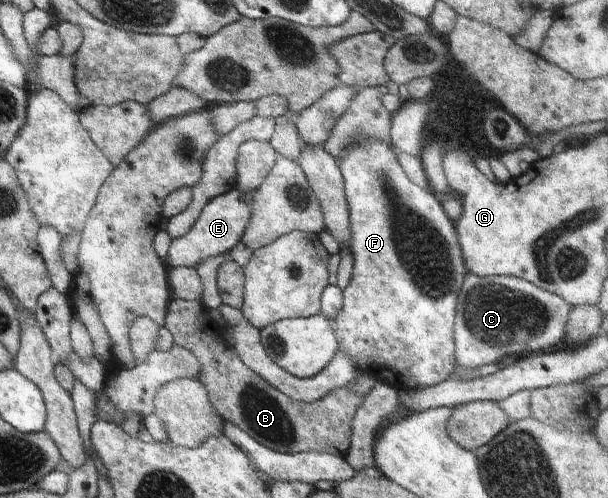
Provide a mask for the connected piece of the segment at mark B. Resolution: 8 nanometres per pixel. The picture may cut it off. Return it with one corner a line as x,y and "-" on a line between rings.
174,297
165,317
168,331
176,345
189,349
201,365
199,379
207,389
208,399
225,421
232,422
247,433
254,441
283,454
300,452
320,452
344,457
351,444
352,420
356,410
366,396
353,392
353,383
329,391
322,399
312,403
294,402
266,383
255,371
242,363
237,351
224,339
219,323
216,323
201,300
186,300

